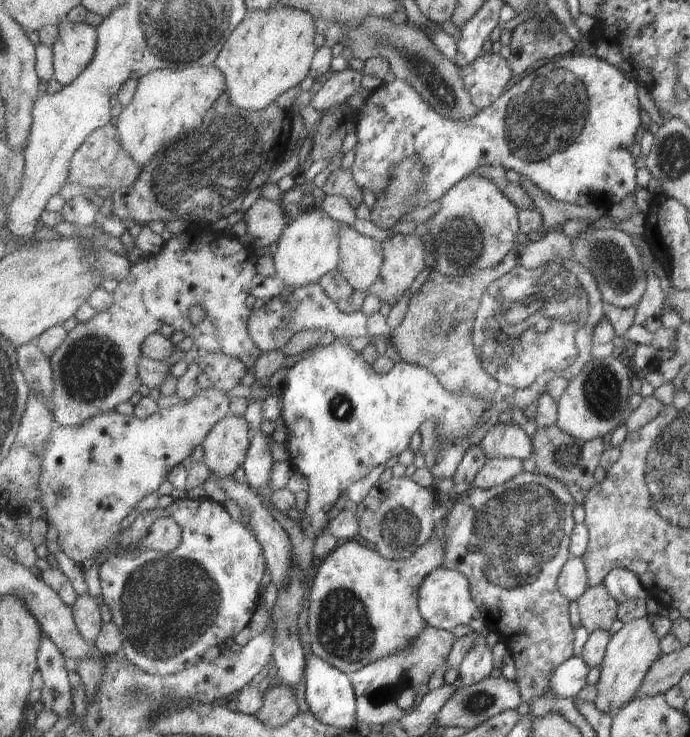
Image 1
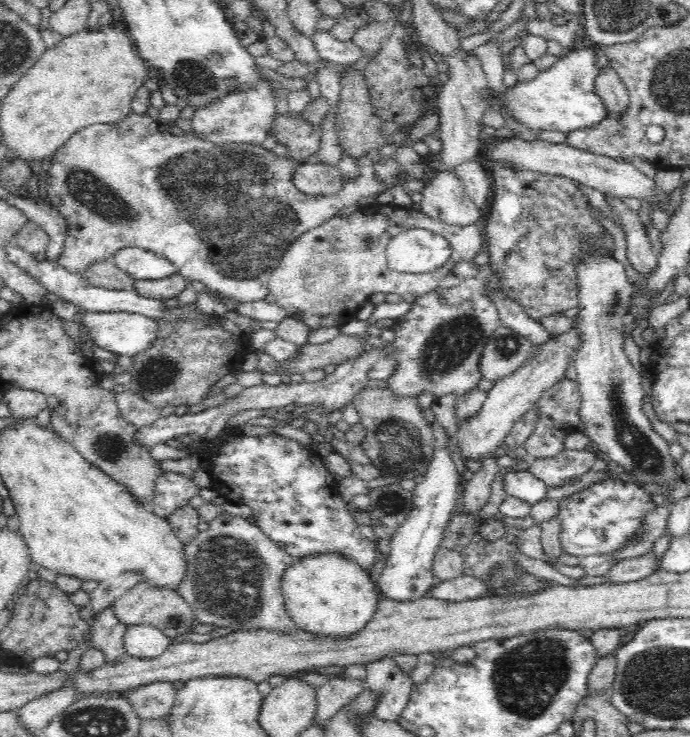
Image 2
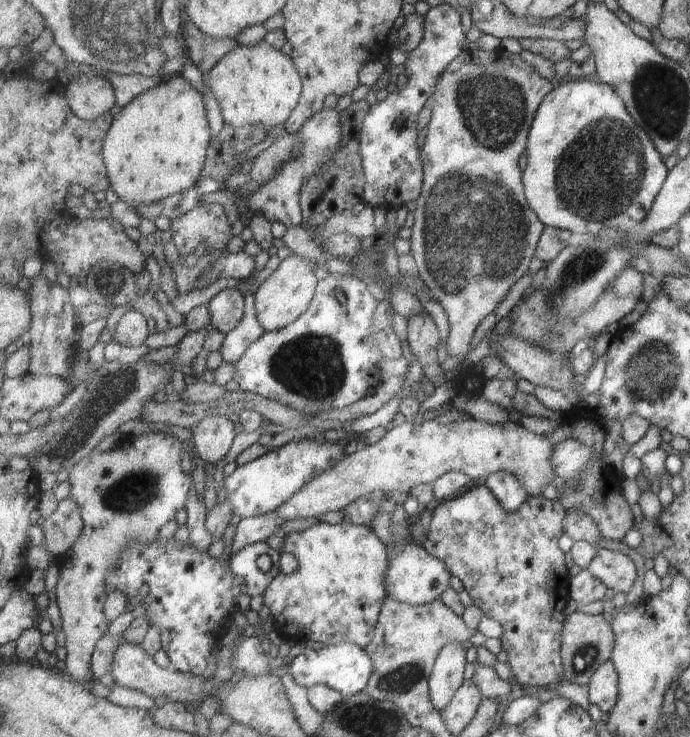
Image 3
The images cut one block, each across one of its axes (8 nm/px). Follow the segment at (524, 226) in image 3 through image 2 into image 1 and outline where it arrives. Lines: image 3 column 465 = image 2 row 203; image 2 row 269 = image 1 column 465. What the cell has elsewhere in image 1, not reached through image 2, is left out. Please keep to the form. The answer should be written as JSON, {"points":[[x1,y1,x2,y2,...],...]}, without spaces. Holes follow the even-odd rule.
{"points":[[482,53,471,66,461,68,460,73,473,104,483,110,495,104,515,81,508,59,501,58,499,53],[471,173,463,177,457,186,447,191,439,200,440,209,425,224,429,233,421,236,423,247,427,247,427,264,431,269,446,276,465,276,475,270,493,268,501,264,507,254,514,250,517,238,522,233,520,227,519,207,491,180,483,175]]}

